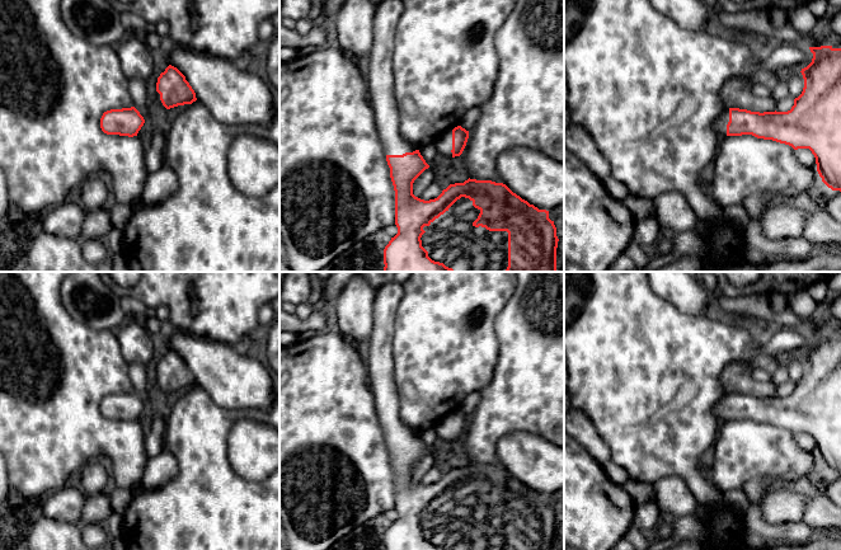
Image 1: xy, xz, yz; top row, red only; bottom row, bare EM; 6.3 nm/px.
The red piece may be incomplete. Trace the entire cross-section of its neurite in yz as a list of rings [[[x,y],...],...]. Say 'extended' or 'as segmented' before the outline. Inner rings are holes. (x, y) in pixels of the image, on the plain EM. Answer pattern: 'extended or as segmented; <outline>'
extended; [[[832,330],[809,332],[812,347],[802,353],[804,372],[788,396],[751,396],[724,392],[714,406],[719,423],[752,419],[791,431],[809,433],[816,442],[822,466],[832,475],[841,476],[841,333]]]

